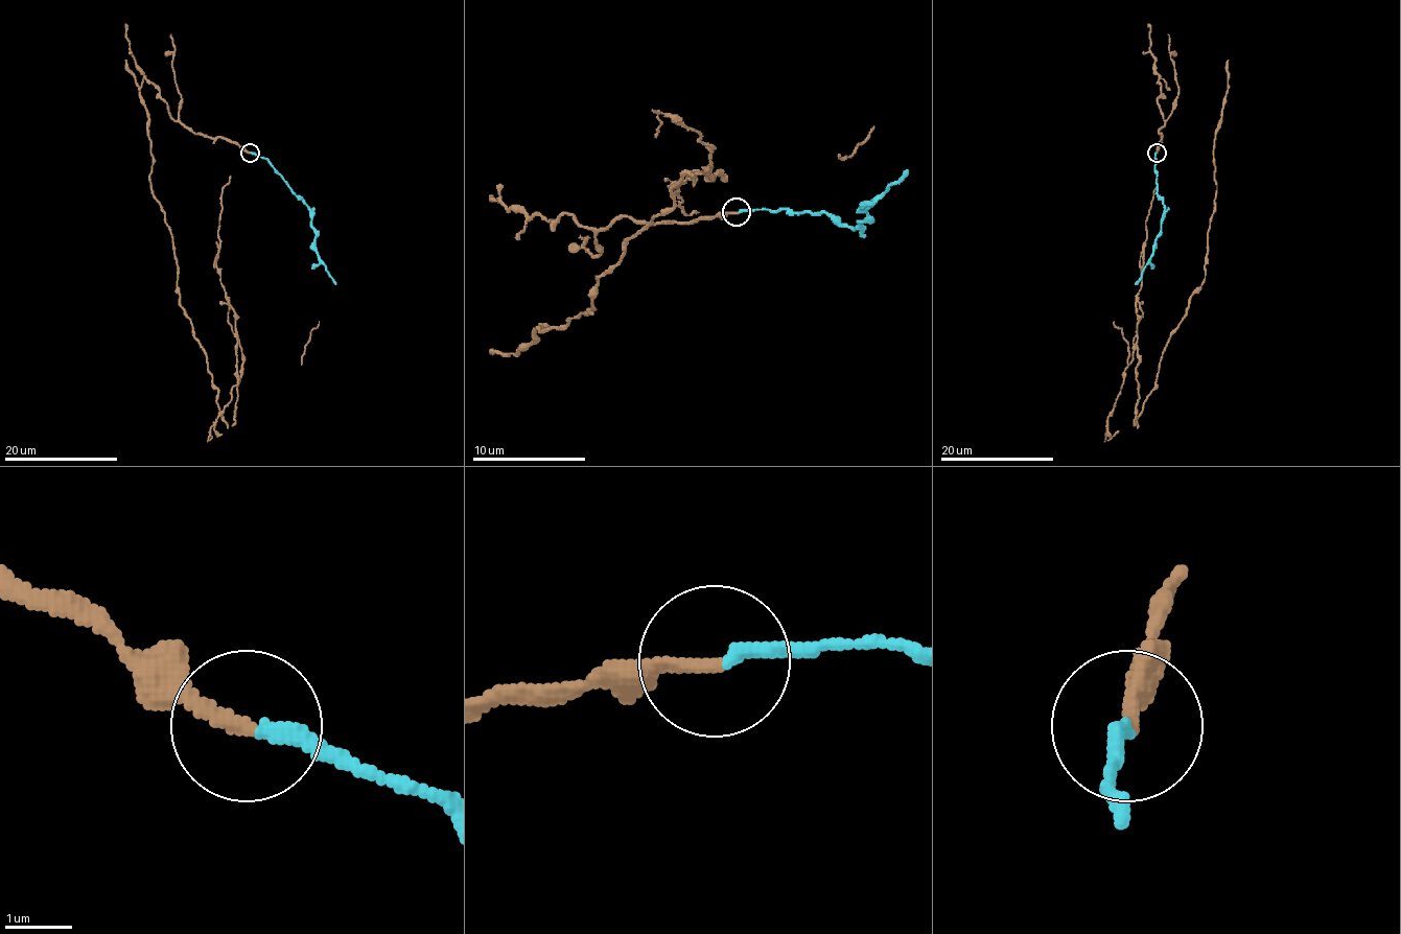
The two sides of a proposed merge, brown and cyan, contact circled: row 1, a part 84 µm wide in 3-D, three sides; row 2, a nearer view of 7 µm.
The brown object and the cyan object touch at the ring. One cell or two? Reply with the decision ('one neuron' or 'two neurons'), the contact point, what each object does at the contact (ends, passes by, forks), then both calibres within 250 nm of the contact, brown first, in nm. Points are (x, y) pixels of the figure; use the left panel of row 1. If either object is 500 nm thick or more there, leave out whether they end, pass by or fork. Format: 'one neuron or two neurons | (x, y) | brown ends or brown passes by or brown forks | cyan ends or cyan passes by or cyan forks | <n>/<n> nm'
two neurons | (250, 153) | brown ends | cyan ends | 200/240 nm

